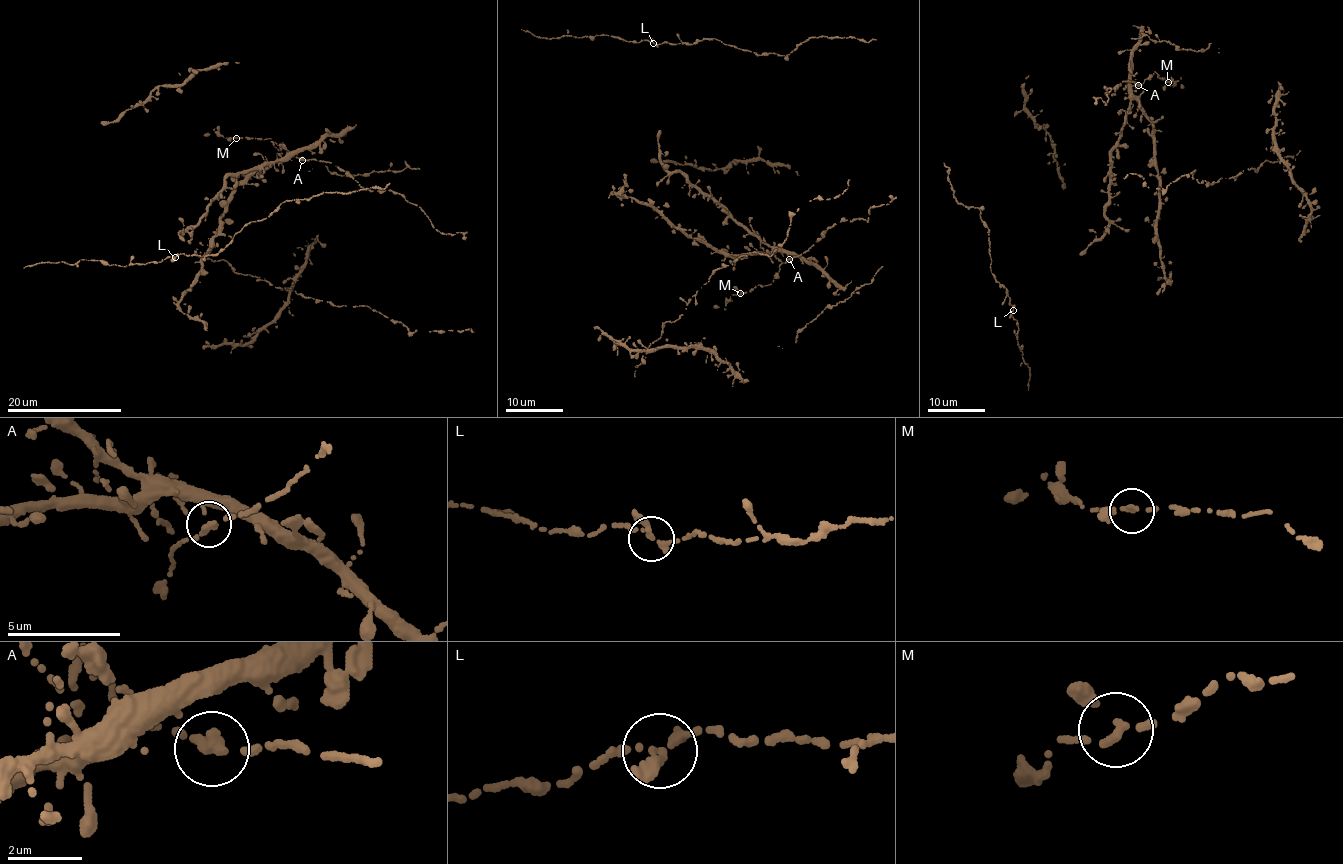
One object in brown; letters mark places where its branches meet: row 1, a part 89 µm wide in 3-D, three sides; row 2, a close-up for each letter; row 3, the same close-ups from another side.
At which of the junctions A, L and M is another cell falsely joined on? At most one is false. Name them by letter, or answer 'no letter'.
no letter

